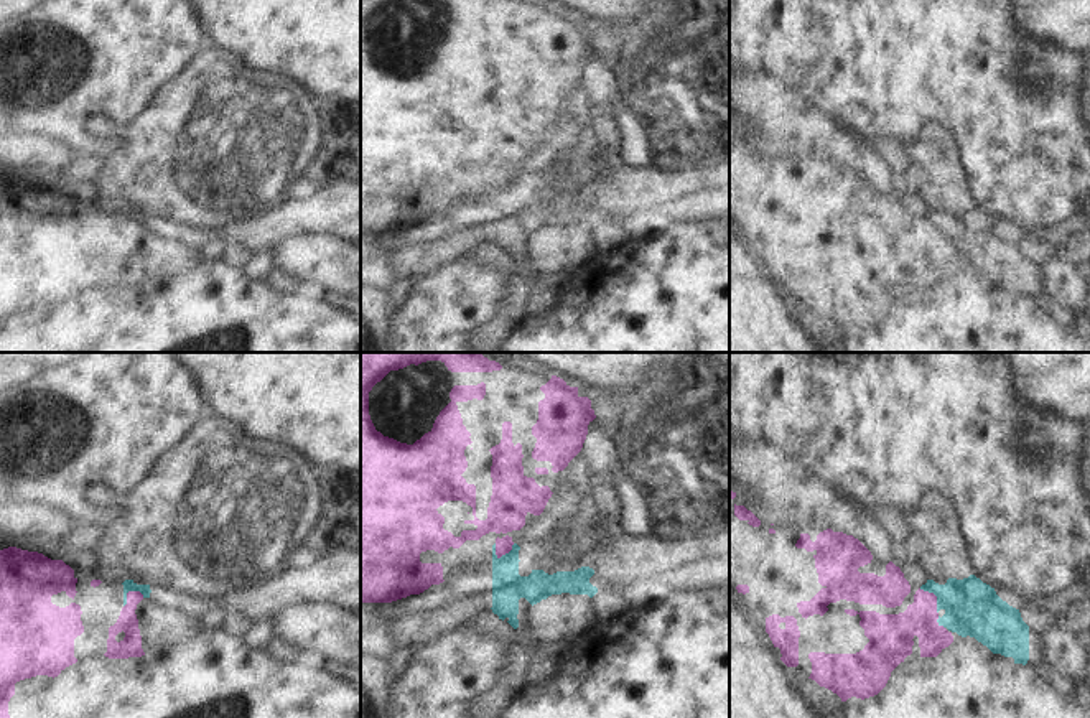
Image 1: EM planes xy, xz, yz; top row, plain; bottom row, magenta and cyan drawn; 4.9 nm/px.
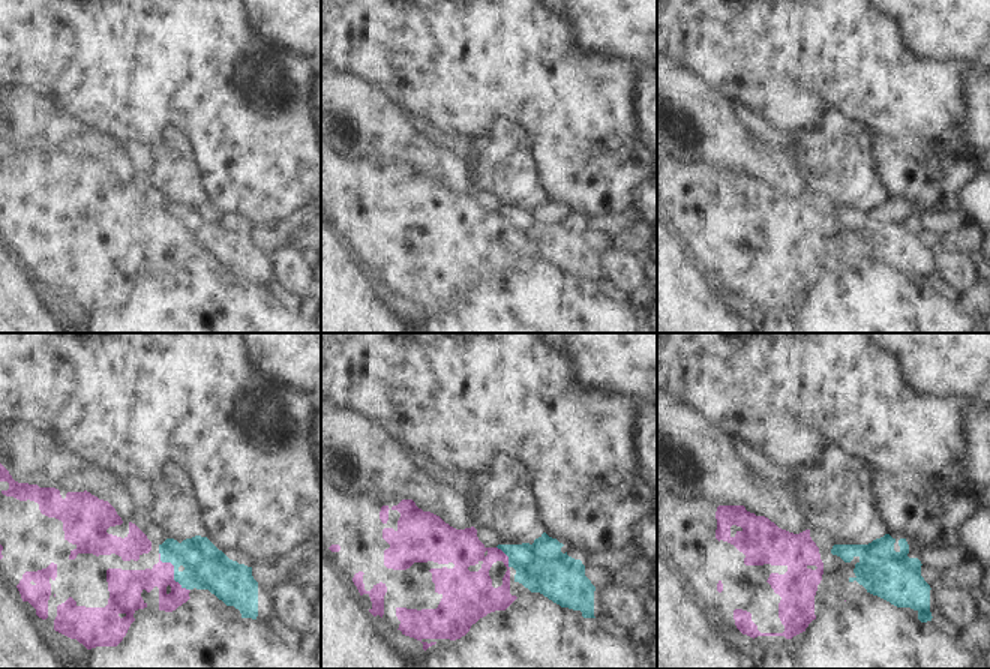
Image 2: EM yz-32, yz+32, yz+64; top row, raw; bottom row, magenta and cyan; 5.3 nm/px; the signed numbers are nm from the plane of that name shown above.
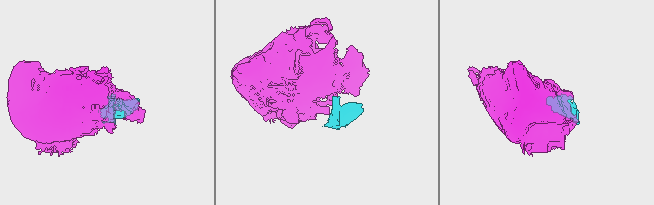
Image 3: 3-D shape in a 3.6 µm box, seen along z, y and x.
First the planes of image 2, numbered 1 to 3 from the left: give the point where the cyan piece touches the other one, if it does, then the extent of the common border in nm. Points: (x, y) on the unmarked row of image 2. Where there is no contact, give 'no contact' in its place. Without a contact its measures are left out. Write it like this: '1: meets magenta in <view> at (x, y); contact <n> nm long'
1: meets magenta in yz-32 at (173, 234); contact 260 nm long
2: meets magenta in yz+32 at (507, 221); contact 140 nm long
3: no contact

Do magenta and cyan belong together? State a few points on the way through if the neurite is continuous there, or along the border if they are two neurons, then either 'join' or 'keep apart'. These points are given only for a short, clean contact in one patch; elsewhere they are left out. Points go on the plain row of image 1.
border along xz (514, 175), (507, 183), (496, 188); keep apart

